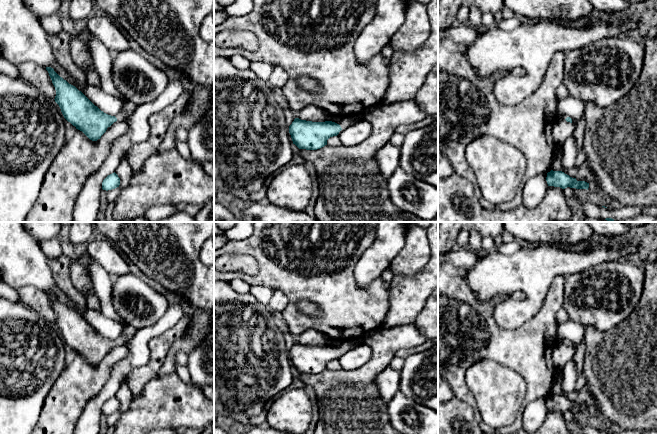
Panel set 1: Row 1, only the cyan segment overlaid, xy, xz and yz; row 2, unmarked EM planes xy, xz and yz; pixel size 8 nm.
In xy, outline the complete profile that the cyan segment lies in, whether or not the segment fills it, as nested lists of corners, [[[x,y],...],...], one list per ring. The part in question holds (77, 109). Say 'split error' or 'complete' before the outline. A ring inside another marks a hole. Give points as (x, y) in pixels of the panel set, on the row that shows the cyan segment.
split error | [[[46,67],[56,90],[55,102],[64,118],[90,140],[97,141],[117,120],[124,120],[138,104],[124,101],[124,110],[115,116],[108,115],[95,106],[81,91],[60,77],[53,68]]]

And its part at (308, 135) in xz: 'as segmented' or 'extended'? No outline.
extended

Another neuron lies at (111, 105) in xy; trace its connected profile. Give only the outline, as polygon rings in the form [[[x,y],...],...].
[[[86,82],[81,92],[95,106],[108,115],[116,117],[124,110],[125,100],[112,96],[99,87],[92,86]]]

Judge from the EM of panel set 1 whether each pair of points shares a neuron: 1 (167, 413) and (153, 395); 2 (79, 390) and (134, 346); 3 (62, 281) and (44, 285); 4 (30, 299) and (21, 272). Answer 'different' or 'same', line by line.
1: same
2: different
3: different
4: different

